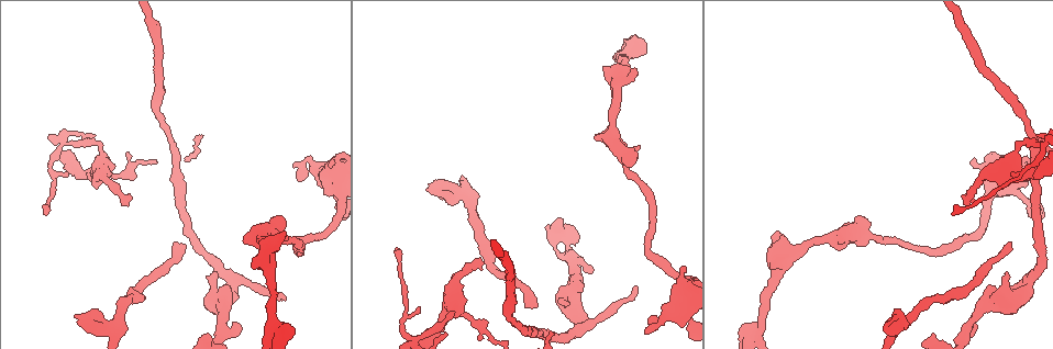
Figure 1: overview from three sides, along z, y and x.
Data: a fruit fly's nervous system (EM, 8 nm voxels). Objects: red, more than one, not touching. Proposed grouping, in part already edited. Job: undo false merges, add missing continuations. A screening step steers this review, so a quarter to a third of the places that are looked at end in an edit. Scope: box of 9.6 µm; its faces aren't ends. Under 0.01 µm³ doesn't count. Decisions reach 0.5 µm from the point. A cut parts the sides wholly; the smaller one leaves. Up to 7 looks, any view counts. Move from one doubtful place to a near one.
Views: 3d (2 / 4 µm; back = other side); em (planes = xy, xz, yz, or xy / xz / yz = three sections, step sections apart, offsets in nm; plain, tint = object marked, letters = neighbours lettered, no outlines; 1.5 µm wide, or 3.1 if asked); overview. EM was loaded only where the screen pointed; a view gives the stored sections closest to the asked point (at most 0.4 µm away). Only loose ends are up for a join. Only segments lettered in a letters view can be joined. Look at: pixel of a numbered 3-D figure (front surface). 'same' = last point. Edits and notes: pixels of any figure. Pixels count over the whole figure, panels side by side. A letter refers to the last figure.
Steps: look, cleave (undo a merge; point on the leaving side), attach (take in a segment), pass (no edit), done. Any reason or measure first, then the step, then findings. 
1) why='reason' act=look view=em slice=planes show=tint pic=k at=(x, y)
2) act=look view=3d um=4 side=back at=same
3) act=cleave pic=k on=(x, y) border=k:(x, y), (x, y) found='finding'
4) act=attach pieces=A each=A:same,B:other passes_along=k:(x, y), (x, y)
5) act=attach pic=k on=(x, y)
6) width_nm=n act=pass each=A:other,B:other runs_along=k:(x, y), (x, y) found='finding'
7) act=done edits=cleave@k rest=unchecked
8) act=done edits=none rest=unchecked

why='an open end' act=look view=em slice=planes show=plain pic=1 at=(227, 287)

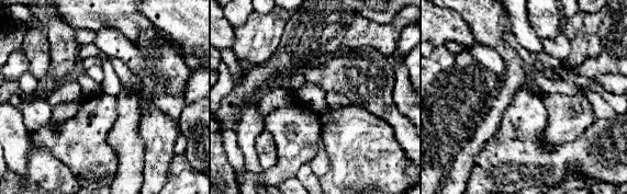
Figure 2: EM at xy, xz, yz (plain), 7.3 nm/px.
why='what lies round it' act=look view=em slice=planes show=letters at=same

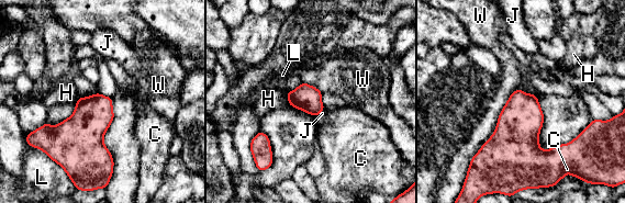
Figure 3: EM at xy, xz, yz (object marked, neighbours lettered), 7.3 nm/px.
longest_contact=W:600nm act=pass each=C:other,H:other,J:other,L:other,W:other border=3:(516, 88), (494, 132), (472, 157) found='no lettered segment goes on from it'

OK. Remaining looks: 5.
why='free end' act=look view=em slice=planes show=tint pic=1 at=(479, 264)

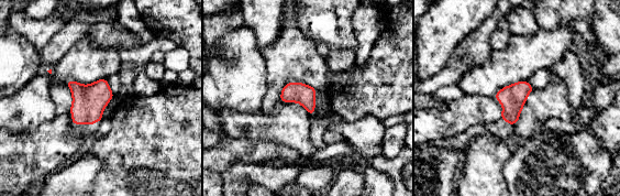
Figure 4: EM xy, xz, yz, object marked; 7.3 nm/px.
act=look view=em slice=planes show=letters at=same

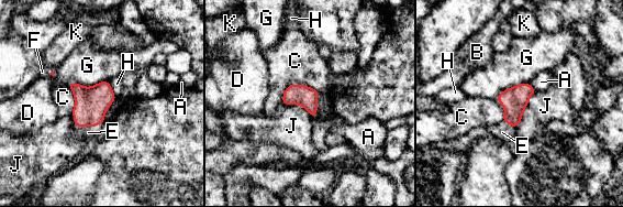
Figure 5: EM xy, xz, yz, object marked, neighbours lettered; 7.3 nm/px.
act=attach pieces=E each=A:other,B:other,C:other,D:other,E:same,F:other,G:other,H:other,J:other,K:other passes_along=5:(91, 104), (84, 126), (88, 132) found='the neuron continues'

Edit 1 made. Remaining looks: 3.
why='tapers out' act=look view=em slice=planes show=letters pic=1 at=(397, 248)

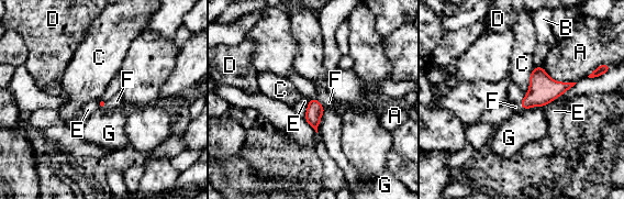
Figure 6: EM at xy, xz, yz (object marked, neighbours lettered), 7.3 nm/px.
act=attach pieces=F each=A:other,B:other,C:other,D:other,E:other,F:same,G:other passes_along=6:(314, 110), (321, 104), (323, 97) found='the neuron continues'

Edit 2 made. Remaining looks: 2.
act=done edits=attach@5,attach@6 rest=unchecked

